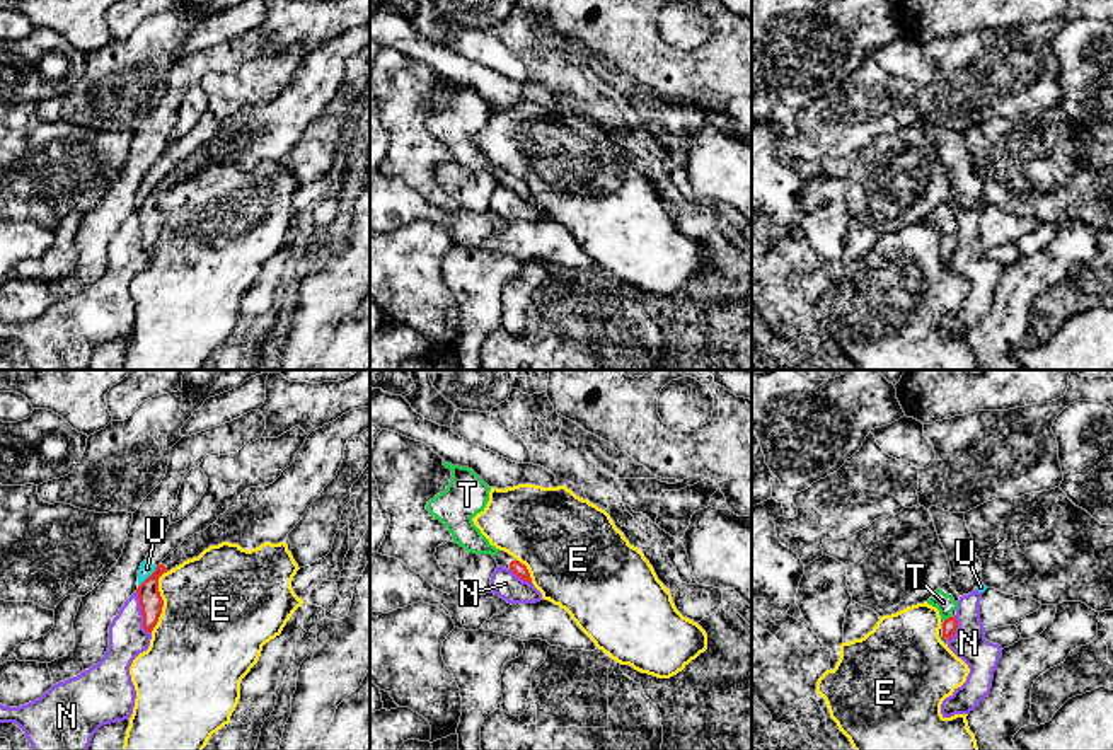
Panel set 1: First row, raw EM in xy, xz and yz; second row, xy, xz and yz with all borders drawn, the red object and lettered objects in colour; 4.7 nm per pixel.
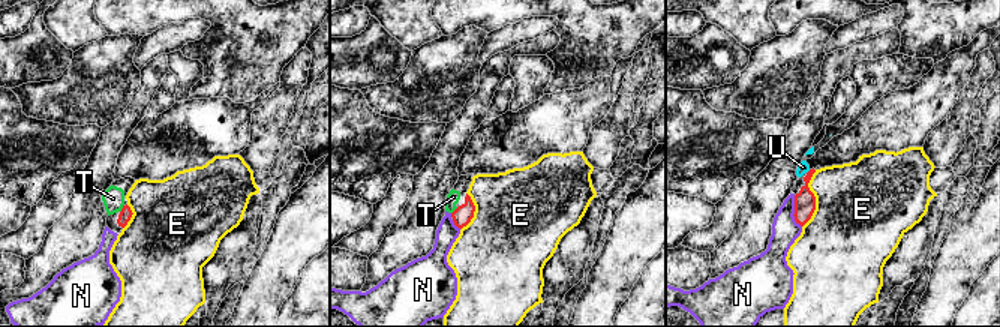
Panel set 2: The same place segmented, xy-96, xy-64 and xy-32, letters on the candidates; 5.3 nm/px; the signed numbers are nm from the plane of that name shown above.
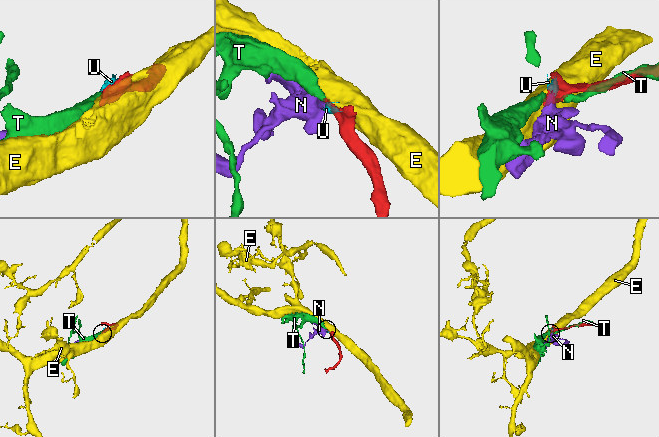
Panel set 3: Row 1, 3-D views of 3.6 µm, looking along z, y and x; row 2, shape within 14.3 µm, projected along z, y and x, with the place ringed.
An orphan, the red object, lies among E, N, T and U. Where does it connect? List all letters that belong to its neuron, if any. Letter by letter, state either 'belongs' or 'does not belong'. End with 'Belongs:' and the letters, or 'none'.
E: does not belong
N: does not belong
T: belongs
U: does not belong
Belongs: T

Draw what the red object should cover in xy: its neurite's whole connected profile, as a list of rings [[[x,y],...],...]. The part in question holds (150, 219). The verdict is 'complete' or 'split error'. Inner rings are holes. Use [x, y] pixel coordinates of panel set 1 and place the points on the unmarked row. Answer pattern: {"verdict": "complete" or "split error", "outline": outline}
{"verdict": "split error", "outline": [[[176,167],[172,172],[169,172],[157,186],[155,189],[138,205],[136,211],[140,216],[140,225],[143,232],[143,247],[147,251],[152,251],[153,245],[159,240],[159,235],[162,232],[164,218],[159,210],[159,196],[174,188],[176,184],[187,179],[186,172],[179,167]]]}

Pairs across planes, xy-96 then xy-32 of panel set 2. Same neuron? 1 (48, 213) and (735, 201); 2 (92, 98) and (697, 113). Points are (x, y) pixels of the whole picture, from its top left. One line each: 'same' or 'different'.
1: same
2: different

